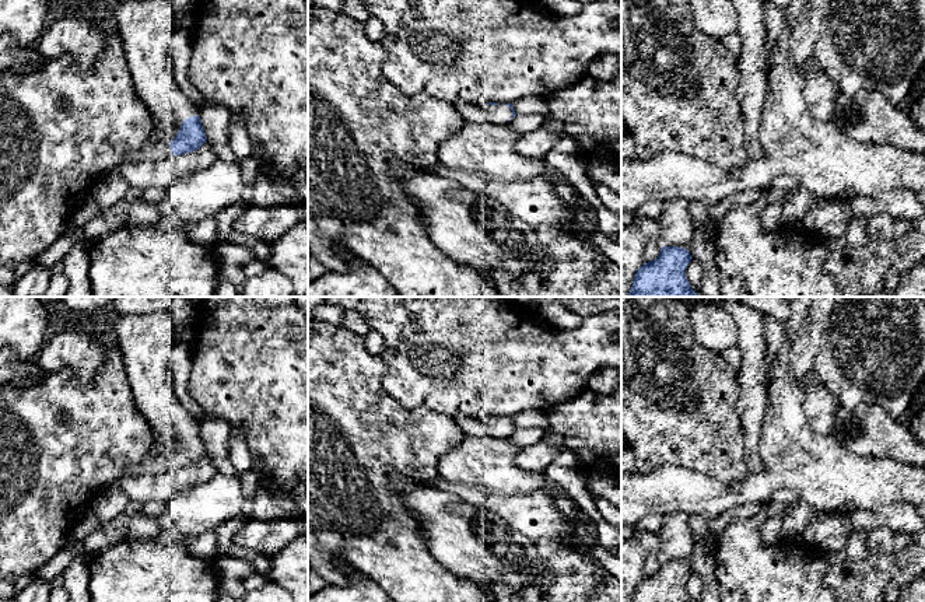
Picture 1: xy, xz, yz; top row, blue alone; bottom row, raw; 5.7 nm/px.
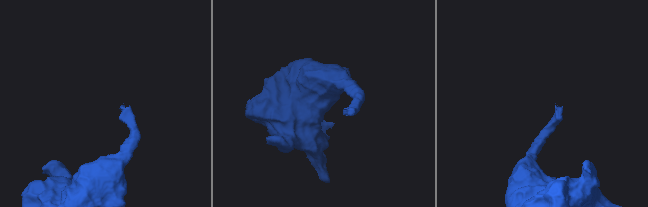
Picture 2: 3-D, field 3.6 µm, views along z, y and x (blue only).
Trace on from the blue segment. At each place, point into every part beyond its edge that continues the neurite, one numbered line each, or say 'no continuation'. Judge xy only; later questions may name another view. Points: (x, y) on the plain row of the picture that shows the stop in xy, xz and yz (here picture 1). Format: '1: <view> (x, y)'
1: xy (144, 340)

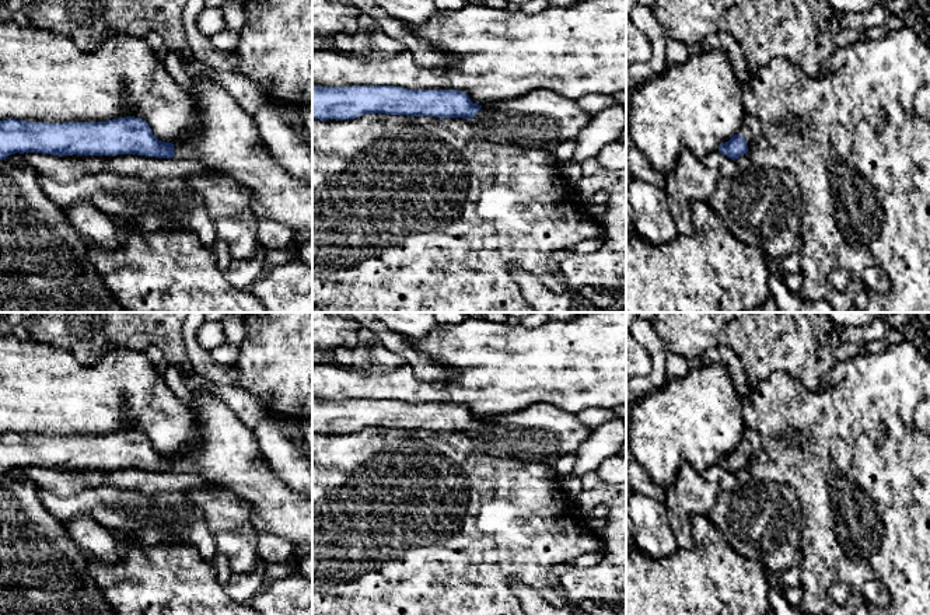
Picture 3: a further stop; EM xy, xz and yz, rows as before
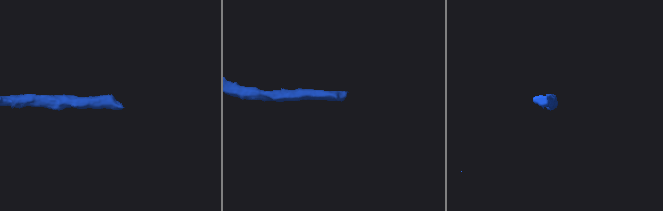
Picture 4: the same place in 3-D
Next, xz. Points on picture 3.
1: xz (542, 433)

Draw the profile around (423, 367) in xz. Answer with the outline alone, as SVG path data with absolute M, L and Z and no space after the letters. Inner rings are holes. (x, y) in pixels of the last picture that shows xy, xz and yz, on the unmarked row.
M375 312L350 314L361 325L361 328L374 332L384 346L387 346L391 352L399 353L417 378L424 381L445 381L454 378L454 373L444 364L438 364L424 353L416 350L412 346L410 338L388 329Z

